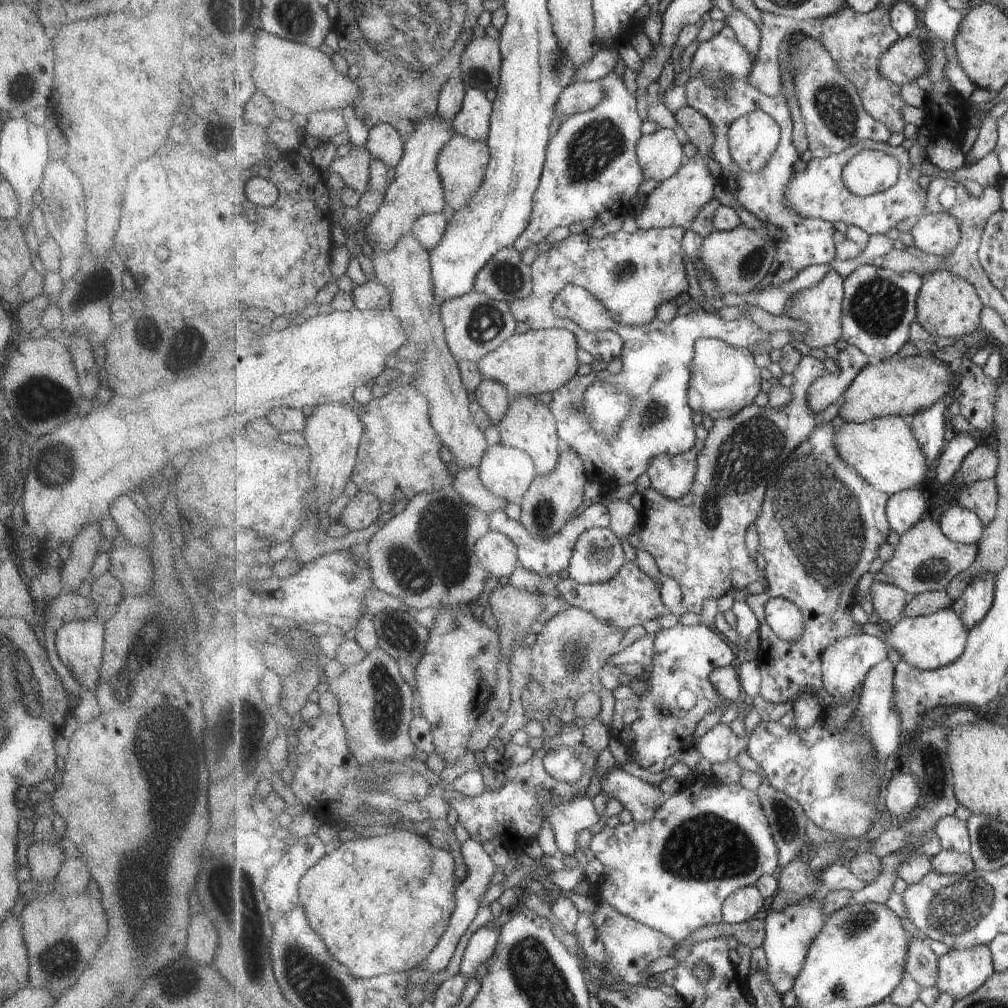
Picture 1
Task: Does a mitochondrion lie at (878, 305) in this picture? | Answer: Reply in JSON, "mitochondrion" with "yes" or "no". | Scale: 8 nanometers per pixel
{"mitochondrion":"yes"}

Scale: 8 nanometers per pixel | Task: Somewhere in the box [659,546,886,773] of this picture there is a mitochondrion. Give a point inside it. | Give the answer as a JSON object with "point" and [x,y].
{"point":[678,669]}

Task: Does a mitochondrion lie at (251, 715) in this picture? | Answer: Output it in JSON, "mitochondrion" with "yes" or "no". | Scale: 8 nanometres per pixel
{"mitochondrion":"yes"}

